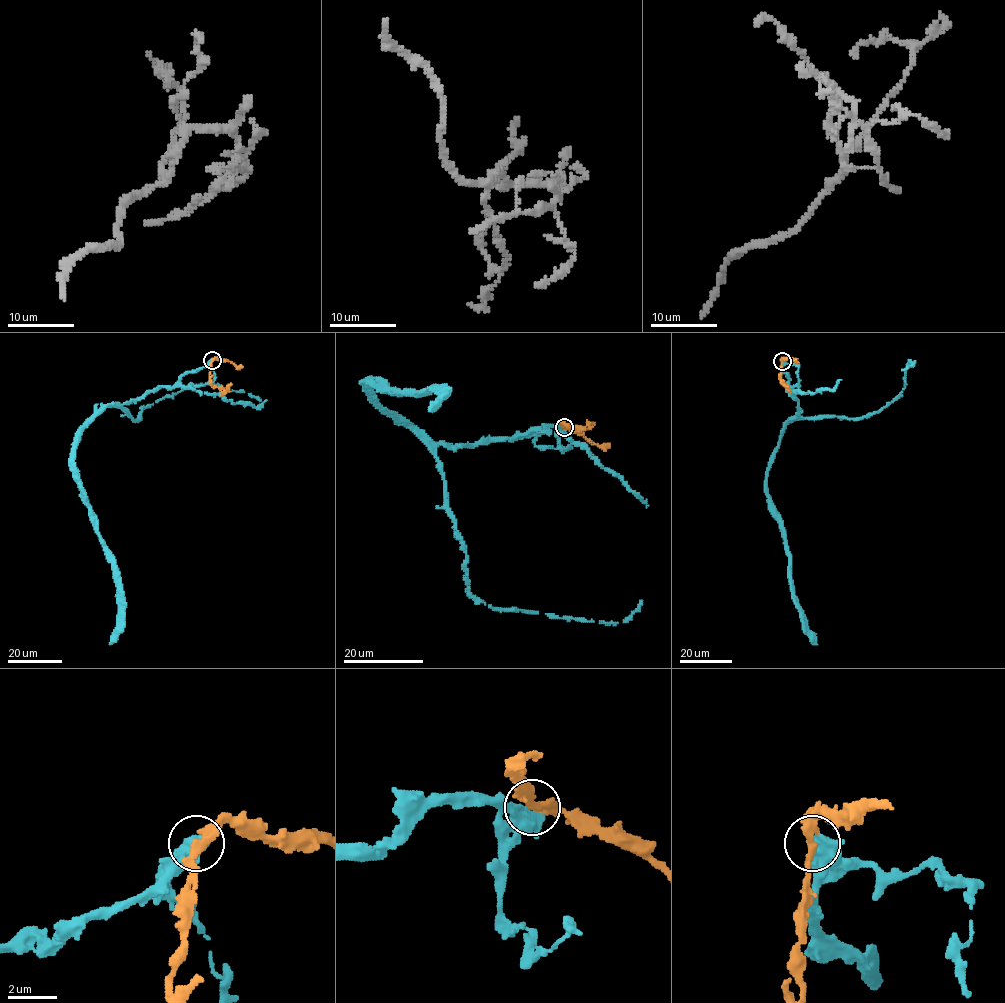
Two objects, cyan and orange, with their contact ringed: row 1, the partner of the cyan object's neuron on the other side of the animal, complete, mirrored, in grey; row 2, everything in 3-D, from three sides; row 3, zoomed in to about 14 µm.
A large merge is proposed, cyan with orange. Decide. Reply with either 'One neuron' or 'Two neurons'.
One neuron

